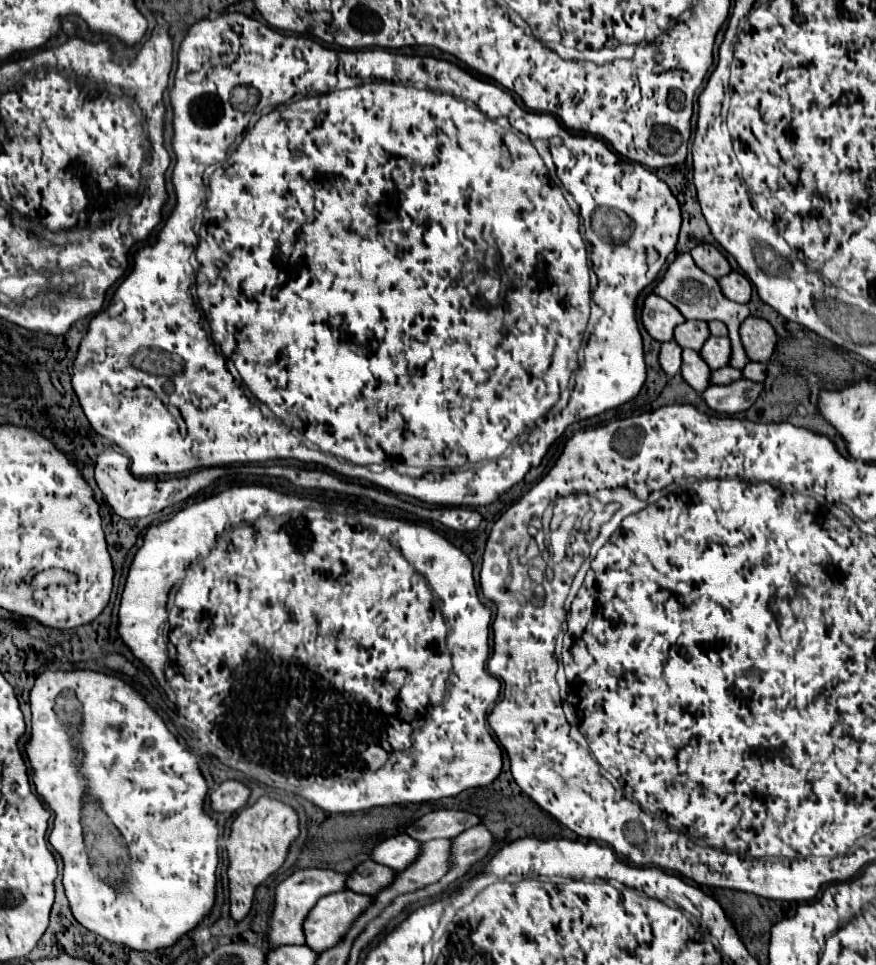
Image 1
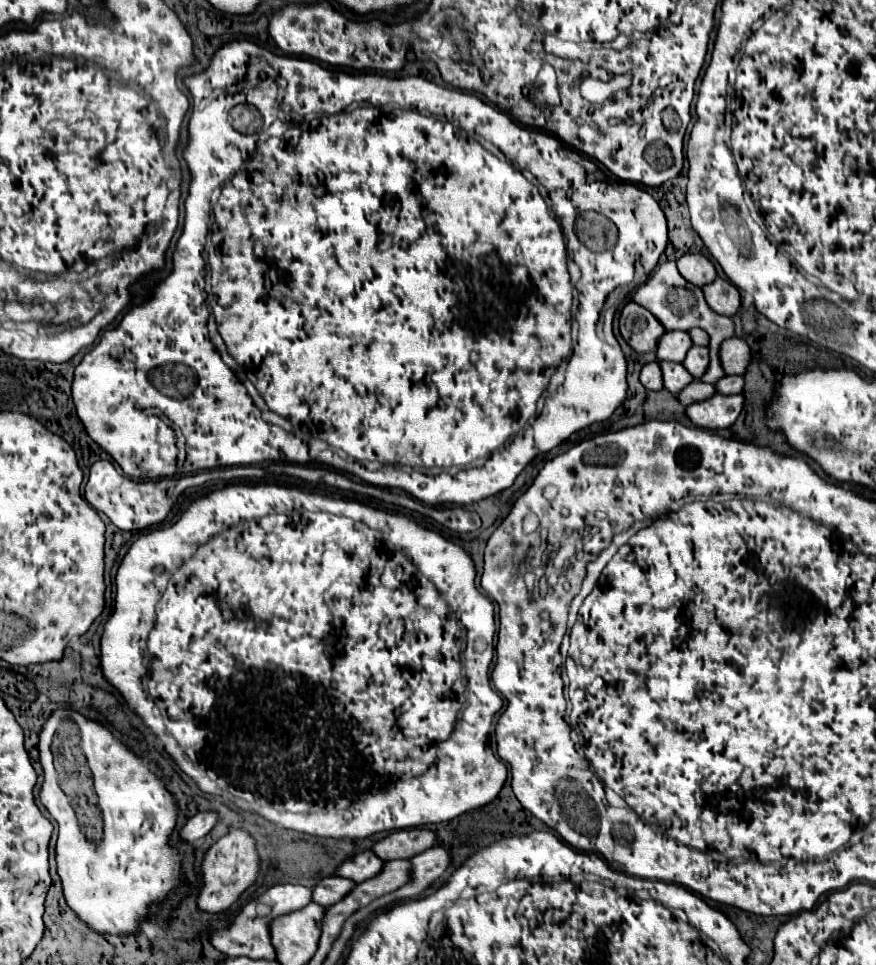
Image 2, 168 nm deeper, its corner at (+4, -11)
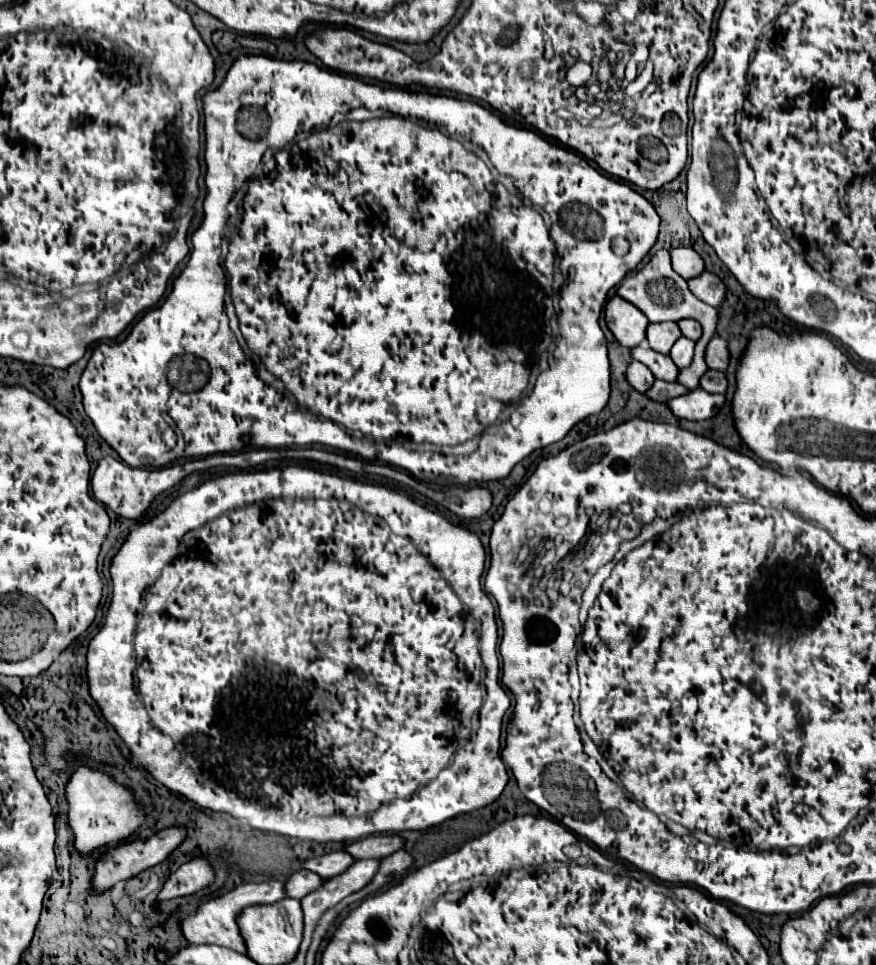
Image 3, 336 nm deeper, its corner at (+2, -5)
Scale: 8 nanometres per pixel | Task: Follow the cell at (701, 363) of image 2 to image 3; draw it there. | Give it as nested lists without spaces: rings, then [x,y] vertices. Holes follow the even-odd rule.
[[[684,336],[678,338],[676,344],[670,350],[670,358],[674,360],[674,364],[678,368],[686,368],[686,366],[690,366],[692,356],[694,356],[694,342],[688,340],[688,338],[684,338]]]

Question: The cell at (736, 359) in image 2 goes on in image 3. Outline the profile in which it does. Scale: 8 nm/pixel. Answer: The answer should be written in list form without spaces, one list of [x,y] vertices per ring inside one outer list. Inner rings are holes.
[[[714,336],[708,346],[706,346],[706,366],[710,370],[720,370],[724,372],[728,368],[728,346],[726,346],[726,340],[720,338],[720,336]]]

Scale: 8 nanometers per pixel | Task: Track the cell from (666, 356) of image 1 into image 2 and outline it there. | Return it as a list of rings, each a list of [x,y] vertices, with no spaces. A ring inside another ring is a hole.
[[[650,362],[642,368],[642,374],[640,374],[640,382],[648,388],[648,390],[662,390],[664,388],[664,380],[662,380],[662,368],[656,362]]]

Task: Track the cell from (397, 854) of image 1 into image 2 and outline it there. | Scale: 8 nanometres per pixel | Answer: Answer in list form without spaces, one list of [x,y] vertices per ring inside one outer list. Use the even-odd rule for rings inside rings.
[[[364,850],[360,854],[356,854],[354,858],[346,860],[340,868],[338,868],[338,876],[350,878],[354,882],[364,882],[370,880],[372,876],[378,876],[384,868],[384,860],[374,852],[374,850]]]

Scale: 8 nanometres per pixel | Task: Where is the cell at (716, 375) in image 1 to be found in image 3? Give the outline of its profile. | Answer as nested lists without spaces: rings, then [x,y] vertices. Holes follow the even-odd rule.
[[[656,380],[652,386],[650,386],[650,390],[646,390],[646,396],[650,398],[650,400],[654,400],[654,402],[668,402],[668,400],[672,400],[672,398],[676,398],[676,396],[682,396],[682,394],[686,394],[688,390],[684,388],[684,386],[678,386],[678,382],[664,382],[664,380]]]

